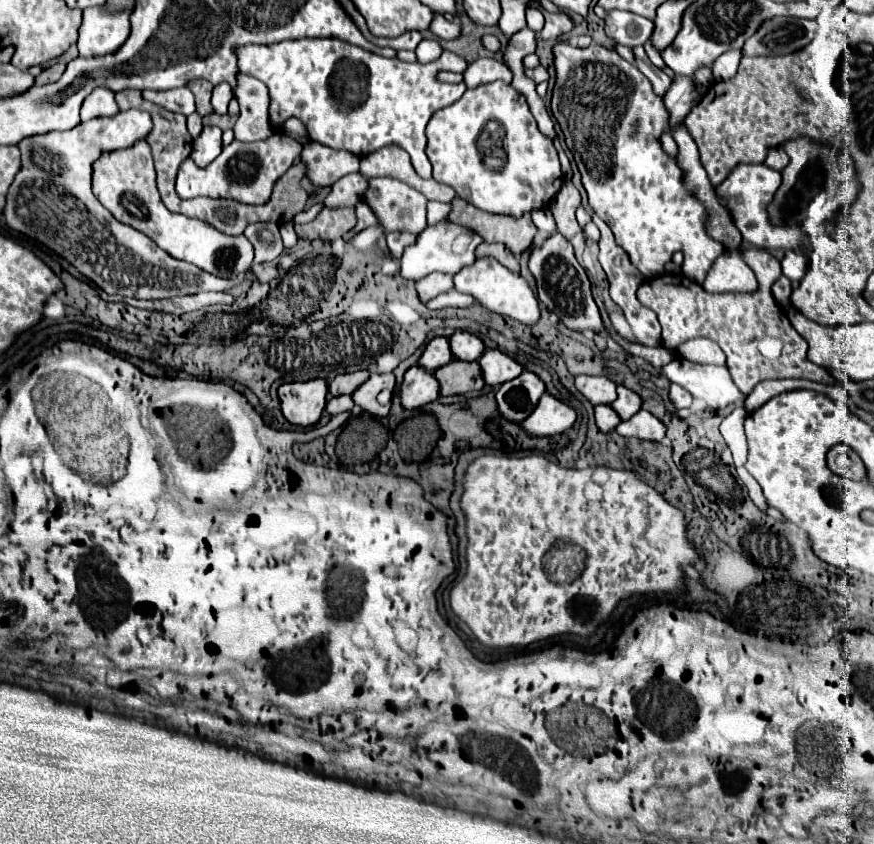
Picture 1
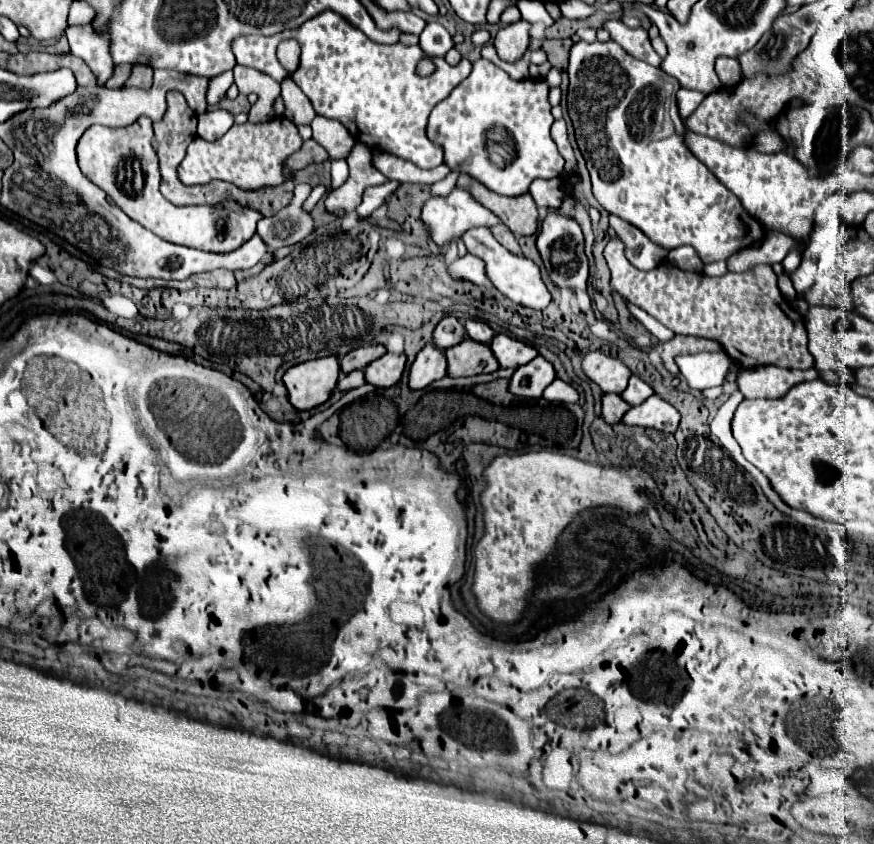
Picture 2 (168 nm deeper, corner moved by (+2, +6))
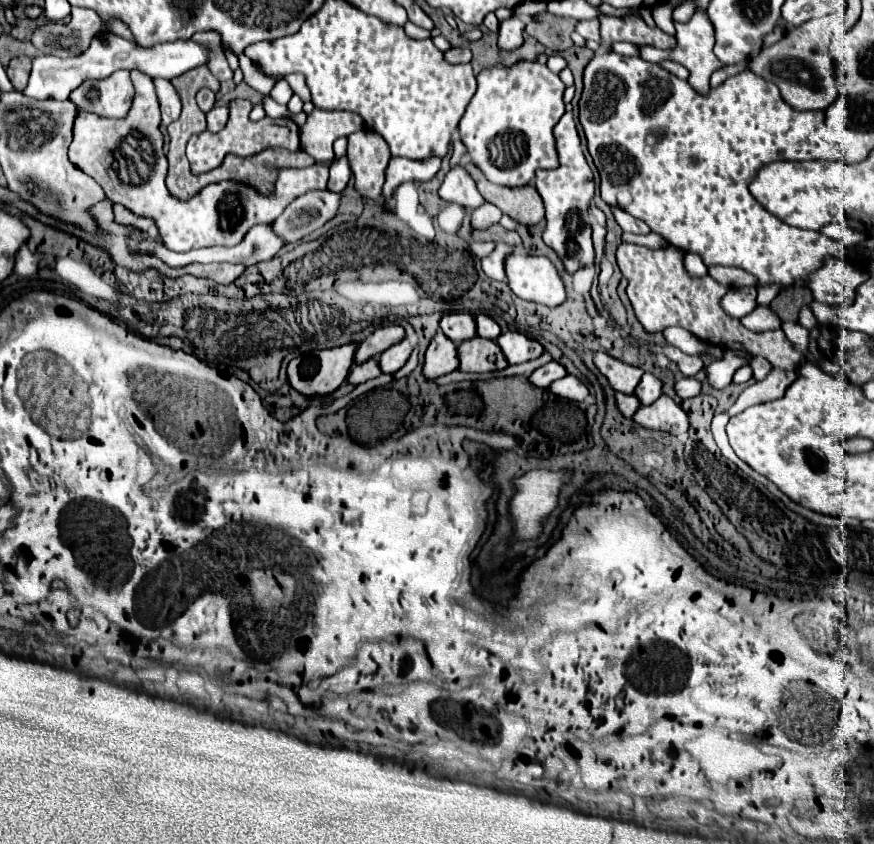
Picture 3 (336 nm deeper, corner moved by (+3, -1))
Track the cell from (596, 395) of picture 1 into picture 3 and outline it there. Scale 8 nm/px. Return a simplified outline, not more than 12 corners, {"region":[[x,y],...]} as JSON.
{"region":[[606,352],[594,364],[616,392],[634,394],[644,370]]}

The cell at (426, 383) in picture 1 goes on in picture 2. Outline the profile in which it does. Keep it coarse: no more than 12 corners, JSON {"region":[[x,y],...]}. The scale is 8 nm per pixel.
{"region":[[427,343],[409,371],[409,389],[447,375],[441,349]]}

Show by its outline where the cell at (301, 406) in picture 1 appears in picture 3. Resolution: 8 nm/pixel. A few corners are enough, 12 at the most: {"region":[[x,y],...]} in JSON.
{"region":[[356,344],[298,356],[288,380],[304,396],[326,396],[348,378]]}

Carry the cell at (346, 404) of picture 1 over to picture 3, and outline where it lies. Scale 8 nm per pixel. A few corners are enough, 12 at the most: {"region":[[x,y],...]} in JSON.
{"region":[[378,356],[370,362],[354,364],[348,382],[358,386],[380,376]]}

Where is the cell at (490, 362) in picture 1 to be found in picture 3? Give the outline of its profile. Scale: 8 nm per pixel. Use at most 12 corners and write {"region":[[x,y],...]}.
{"region":[[504,332],[496,340],[510,364],[544,354],[540,342]]}

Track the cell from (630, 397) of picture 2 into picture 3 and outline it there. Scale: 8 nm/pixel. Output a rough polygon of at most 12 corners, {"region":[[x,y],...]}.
{"region":[[646,372],[634,394],[644,406],[662,396],[662,380]]}

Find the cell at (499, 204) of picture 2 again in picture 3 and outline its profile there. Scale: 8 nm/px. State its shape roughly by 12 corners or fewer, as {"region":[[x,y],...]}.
{"region":[[474,166],[484,200],[524,226],[544,218],[534,186],[496,186]]}

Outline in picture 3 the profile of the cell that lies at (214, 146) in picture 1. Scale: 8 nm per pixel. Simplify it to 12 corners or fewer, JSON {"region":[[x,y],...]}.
{"region":[[214,106],[206,114],[208,130],[226,126],[228,107]]}

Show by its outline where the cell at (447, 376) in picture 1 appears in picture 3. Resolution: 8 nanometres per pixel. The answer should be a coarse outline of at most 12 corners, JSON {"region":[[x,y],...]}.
{"region":[[494,340],[458,346],[460,370],[492,372],[508,366]]}

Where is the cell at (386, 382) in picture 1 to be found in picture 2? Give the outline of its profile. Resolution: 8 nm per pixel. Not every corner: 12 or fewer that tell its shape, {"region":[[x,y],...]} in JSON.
{"region":[[405,355],[375,359],[365,367],[365,383],[387,389],[403,373]]}

